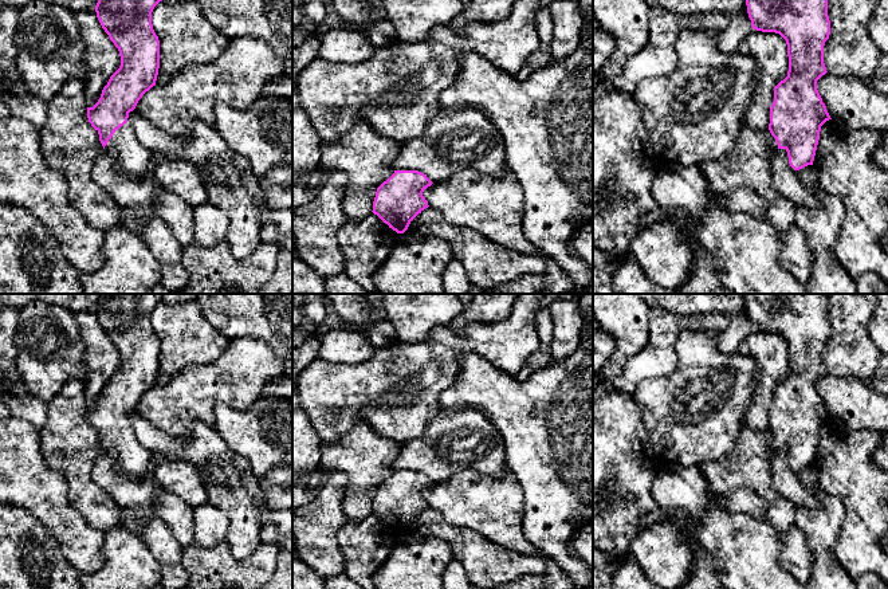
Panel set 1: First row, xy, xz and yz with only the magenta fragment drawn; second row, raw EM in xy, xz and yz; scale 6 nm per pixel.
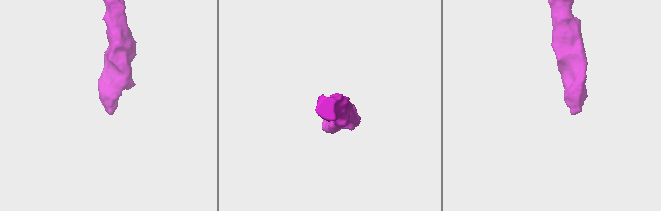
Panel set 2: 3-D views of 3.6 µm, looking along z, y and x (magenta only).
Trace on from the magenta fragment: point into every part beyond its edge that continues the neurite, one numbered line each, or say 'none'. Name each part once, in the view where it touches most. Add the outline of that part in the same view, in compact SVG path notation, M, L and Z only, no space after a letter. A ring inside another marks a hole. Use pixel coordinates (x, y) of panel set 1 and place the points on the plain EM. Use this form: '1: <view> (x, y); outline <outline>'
1: xy (130, 458); outline M129 423L115 431L105 449L114 459L114 468L130 478L145 478L150 471L152 452L138 443Z

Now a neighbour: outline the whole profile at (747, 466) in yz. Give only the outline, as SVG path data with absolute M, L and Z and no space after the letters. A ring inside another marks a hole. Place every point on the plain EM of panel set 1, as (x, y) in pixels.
M740 427L732 452L718 462L699 464L716 504L738 488L748 488L765 499L766 522L777 531L787 531L794 525L794 504L771 487L769 448L770 431Z

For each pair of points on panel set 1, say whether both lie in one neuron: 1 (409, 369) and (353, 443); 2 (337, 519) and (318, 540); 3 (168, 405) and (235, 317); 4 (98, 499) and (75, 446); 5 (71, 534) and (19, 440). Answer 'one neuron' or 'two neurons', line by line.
1: two neurons
2: one neuron
3: two neurons
4: one neuron
5: one neuron

